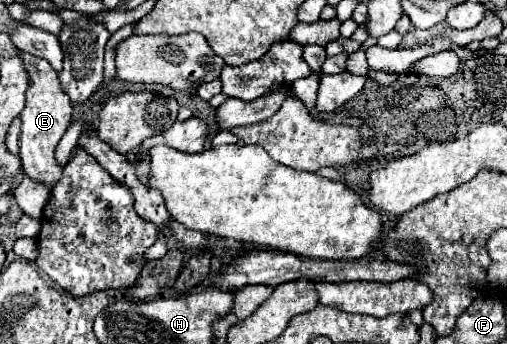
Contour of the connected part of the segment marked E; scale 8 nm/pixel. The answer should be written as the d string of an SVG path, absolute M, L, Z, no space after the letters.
M22 53L22 61L30 75L30 87L26 91L26 107L20 113L22 117L22 133L20 133L20 159L24 173L46 185L50 191L62 179L64 167L56 161L56 147L64 137L70 121L72 121L72 103L64 93L56 71L50 67L48 61L38 61L38 57L30 53Z

